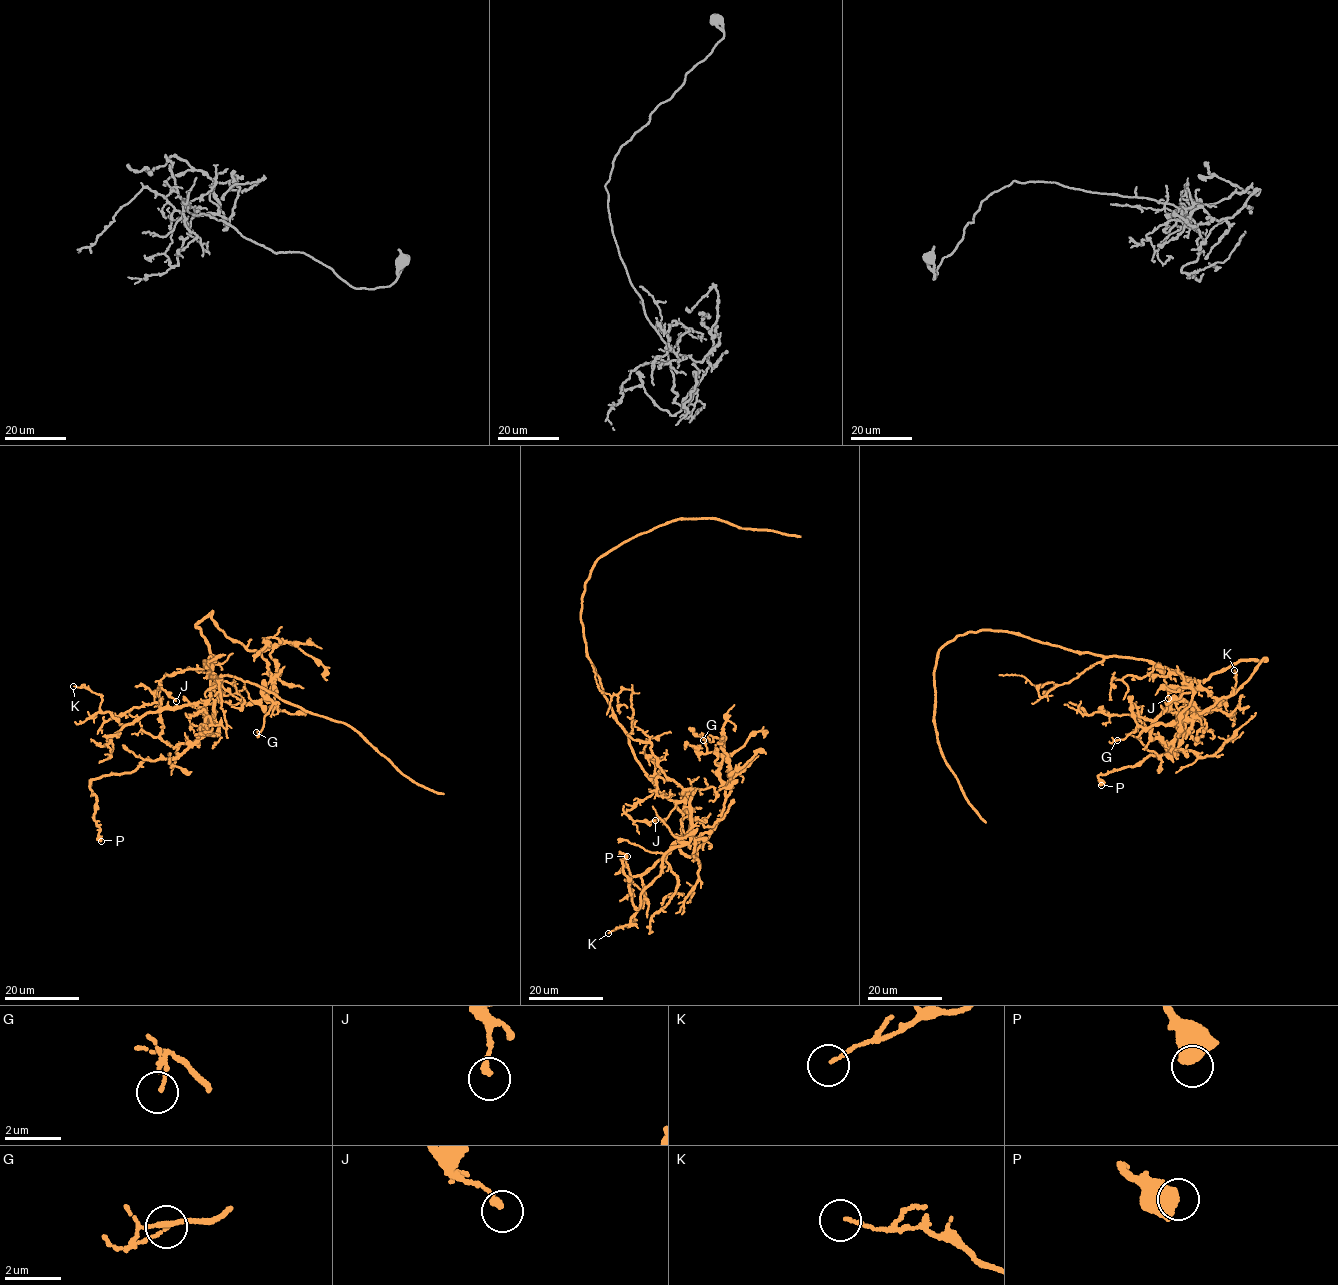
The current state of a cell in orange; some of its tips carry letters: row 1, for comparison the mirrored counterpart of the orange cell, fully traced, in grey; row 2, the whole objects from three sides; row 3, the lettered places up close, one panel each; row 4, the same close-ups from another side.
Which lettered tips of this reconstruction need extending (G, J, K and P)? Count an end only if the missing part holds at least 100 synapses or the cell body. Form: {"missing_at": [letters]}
{"missing_at": []}

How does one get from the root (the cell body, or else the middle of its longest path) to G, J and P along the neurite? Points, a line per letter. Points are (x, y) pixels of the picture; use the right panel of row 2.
G: (1106, 656), (1151, 661), (1201, 681), (1239, 661), (1266, 659), (1234, 694), (1194, 716), (1138, 726), (1117, 740)
J: (1106, 656), (1151, 661), (1161, 668), (1162, 673), (1164, 670), (1158, 665), (1157, 669), (1165, 676), (1168, 698)
P: (1106, 656), (1151, 661), (1183, 678), (1150, 733), (1172, 755), (1167, 746), (1181, 750), (1102, 774), (1101, 785)

